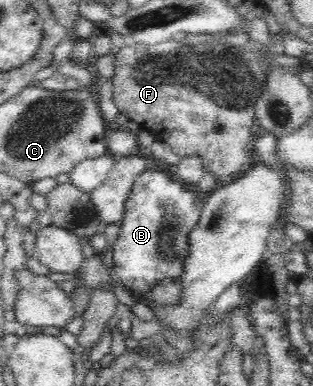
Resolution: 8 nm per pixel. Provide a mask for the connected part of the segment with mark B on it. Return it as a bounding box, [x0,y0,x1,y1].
[112,170,203,302]

